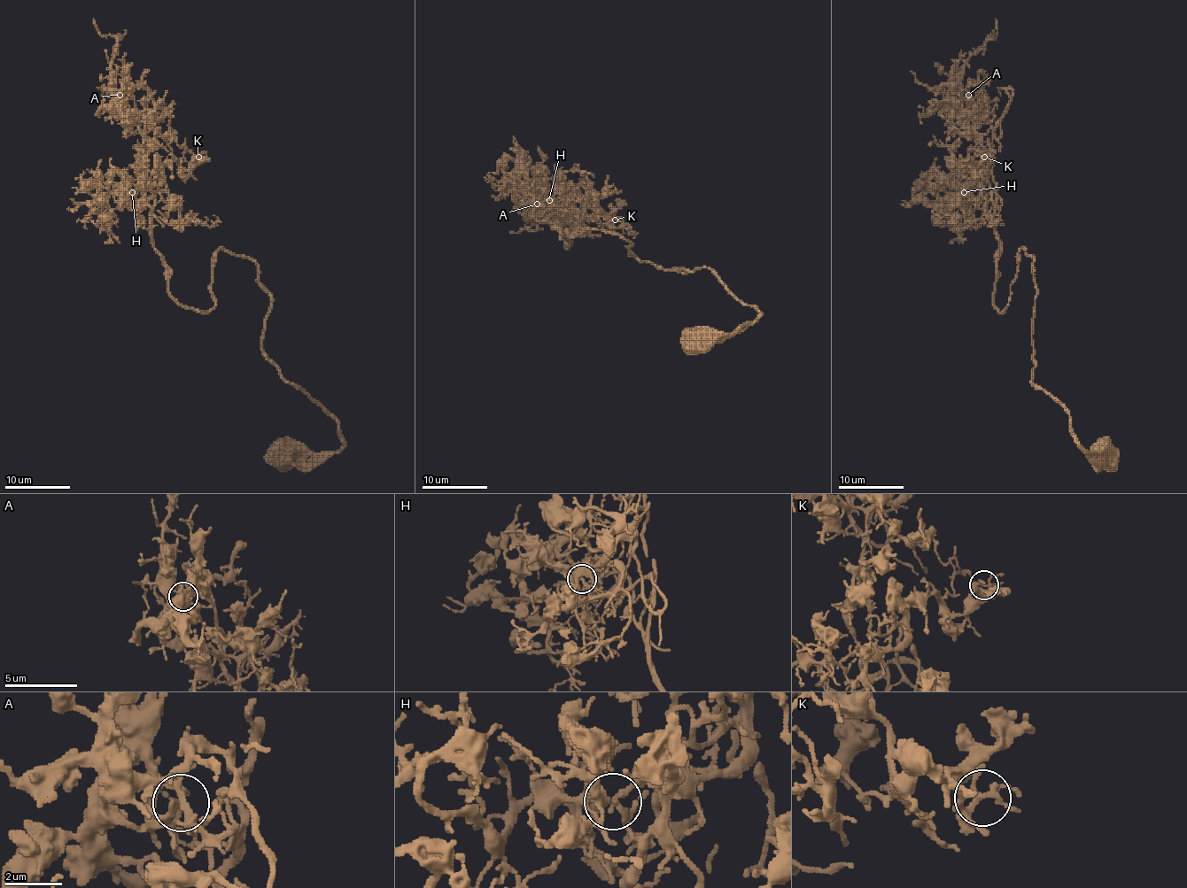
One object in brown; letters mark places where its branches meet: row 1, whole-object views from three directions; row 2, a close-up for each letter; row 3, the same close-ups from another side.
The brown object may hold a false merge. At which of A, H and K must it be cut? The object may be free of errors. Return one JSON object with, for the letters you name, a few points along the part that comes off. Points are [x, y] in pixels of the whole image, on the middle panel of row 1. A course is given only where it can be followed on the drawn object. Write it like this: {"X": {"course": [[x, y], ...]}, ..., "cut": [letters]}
{"cut": []}

